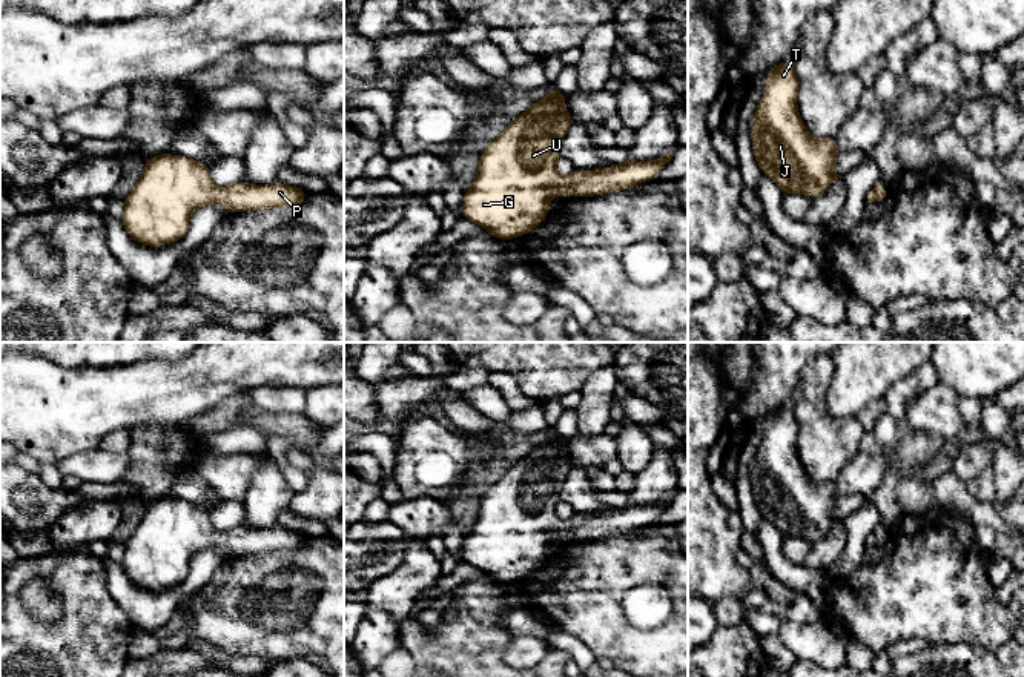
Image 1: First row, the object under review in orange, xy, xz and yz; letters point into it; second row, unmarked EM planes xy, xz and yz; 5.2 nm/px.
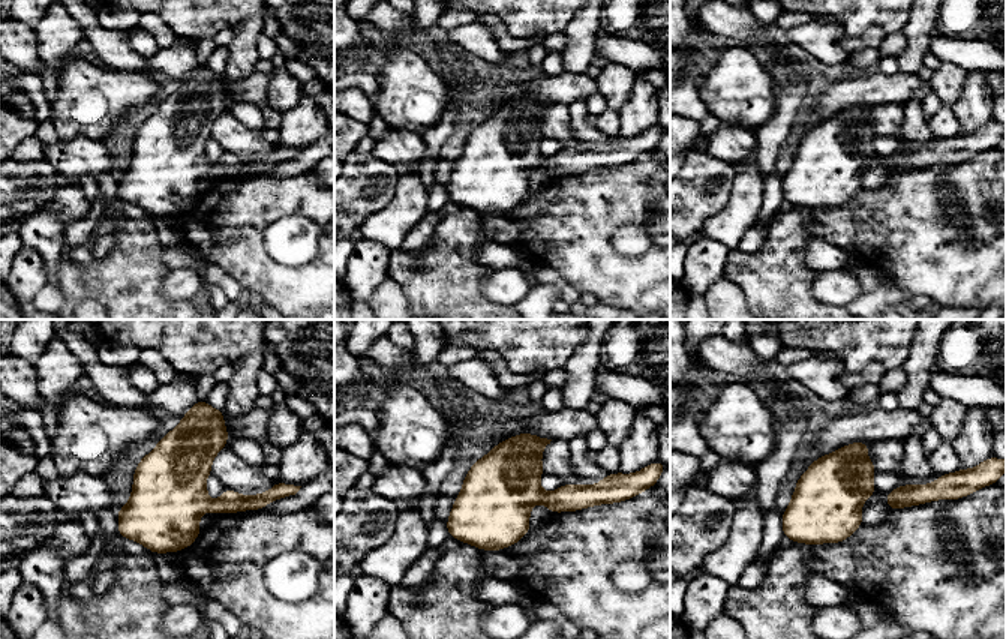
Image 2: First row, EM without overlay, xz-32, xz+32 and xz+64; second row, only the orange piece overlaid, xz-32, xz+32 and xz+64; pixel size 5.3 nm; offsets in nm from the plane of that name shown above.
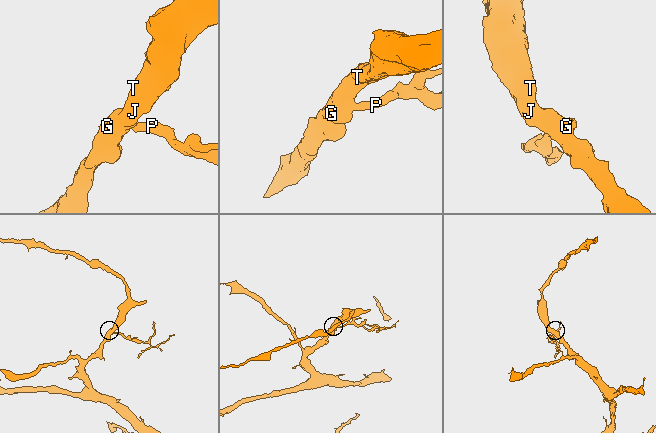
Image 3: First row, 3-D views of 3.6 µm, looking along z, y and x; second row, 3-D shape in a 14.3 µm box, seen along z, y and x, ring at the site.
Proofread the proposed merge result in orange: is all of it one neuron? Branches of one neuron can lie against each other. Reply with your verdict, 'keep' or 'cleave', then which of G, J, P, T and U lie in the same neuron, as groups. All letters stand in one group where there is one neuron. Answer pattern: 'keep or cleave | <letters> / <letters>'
keep | G J P T U

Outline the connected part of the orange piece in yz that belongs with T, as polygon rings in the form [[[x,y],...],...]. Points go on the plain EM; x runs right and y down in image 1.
[[[783,402],[768,413],[768,428],[754,457],[751,485],[761,516],[771,520],[783,537],[804,537],[815,543],[835,523],[843,522],[834,516],[840,496],[835,481],[815,482],[808,476],[798,459],[797,436],[795,407],[786,407]]]

